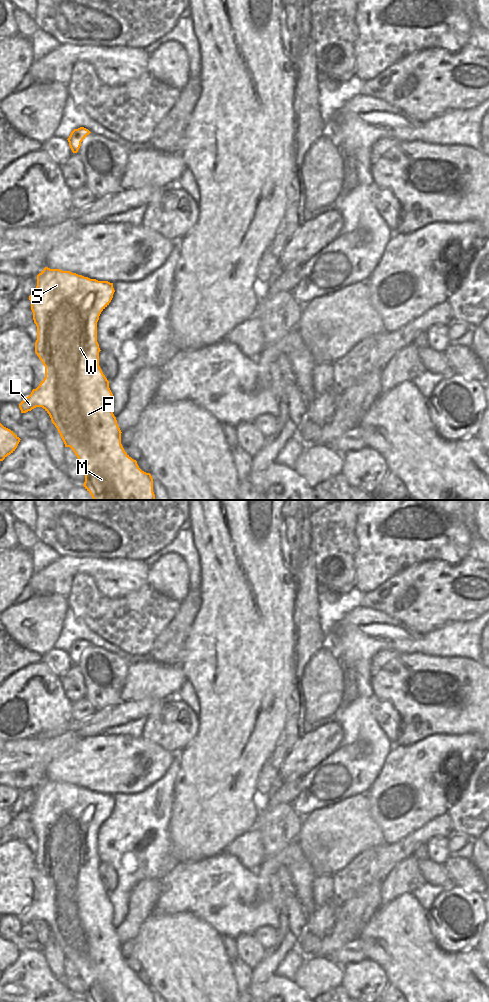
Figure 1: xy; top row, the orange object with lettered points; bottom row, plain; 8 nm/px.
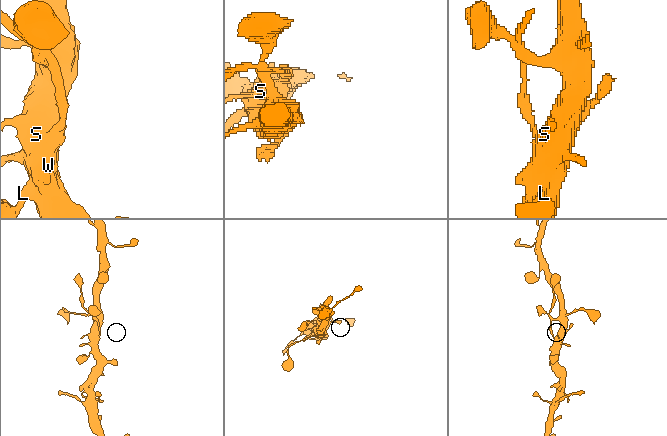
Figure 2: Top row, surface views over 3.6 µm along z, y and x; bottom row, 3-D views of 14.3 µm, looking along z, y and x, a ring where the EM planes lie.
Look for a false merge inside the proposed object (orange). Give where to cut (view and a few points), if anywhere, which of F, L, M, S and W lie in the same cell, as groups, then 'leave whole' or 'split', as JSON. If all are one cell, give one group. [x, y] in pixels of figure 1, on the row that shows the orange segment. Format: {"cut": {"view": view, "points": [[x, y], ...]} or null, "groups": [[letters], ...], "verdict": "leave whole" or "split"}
{"cut": null, "groups": [["F", "L", "M", "S", "W"]], "verdict": "leave whole"}

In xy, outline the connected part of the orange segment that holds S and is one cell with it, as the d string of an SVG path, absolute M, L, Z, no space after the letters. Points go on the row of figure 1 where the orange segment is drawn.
M45 267L37 275L37 286L29 296L33 320L37 326L35 353L45 366L45 378L31 394L19 404L21 413L42 407L57 428L65 447L70 447L85 474L83 486L93 500L155 500L153 478L142 471L121 444L121 430L113 414L113 394L109 381L99 366L97 322L101 312L109 305L115 290L113 283L90 279L70 271Z

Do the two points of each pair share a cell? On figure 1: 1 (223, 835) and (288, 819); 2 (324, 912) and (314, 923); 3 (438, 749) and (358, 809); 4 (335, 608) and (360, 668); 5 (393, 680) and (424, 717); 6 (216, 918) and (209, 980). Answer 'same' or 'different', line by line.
1: different
2: same
3: different
4: different
5: same
6: different

